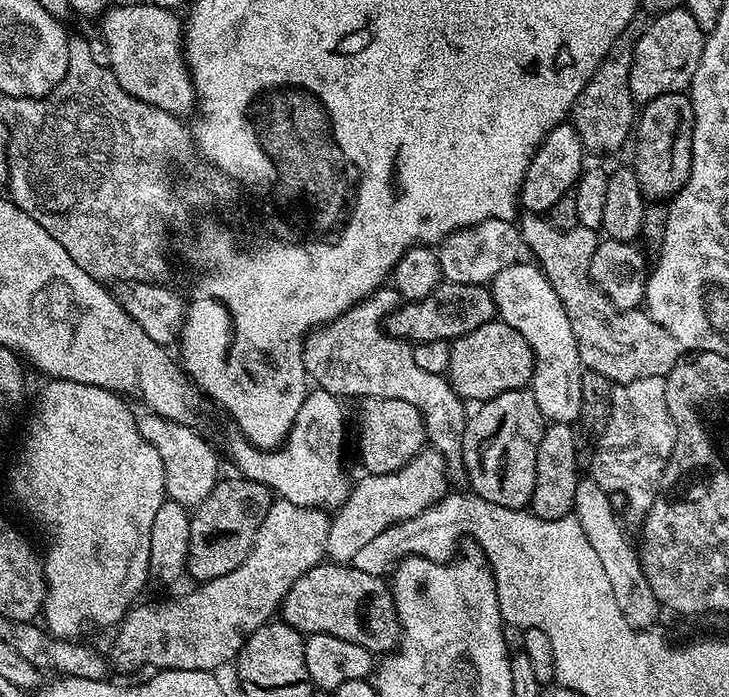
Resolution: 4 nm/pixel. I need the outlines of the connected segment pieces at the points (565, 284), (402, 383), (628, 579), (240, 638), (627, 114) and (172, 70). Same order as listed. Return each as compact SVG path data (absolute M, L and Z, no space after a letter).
M524 212L519 217L518 227L523 247L536 255L535 263L552 283L565 307L583 367L602 374L613 385L634 382L638 378L667 376L682 355L678 338L674 338L670 330L658 326L647 311L623 312L616 308L590 278L590 258L594 258L598 243L597 229L579 226L556 229L551 220L535 212Z
M381 286L336 320L312 329L302 341L304 371L317 389L341 398L373 396L410 402L424 416L427 443L443 454L453 477L463 477L464 456L460 451L466 423L465 401L444 376L428 374L415 364L409 341L397 340L386 331L384 323L388 315L401 303L395 288Z
M583 477L578 486L575 488L575 506L573 508L573 515L578 518L579 525L585 531L586 540L590 542L590 546L598 554L598 558L602 562L602 570L606 570L606 578L610 581L610 587L614 589L614 602L618 602L618 610L622 610L622 614L626 614L626 620L630 622L630 626L639 628L653 627L662 613L662 606L654 598L654 590L650 590L650 582L646 582L646 574L640 565L640 558L637 549L630 541L626 540L625 534L618 522L618 518L612 506L613 500L609 493L597 486L597 482L593 477Z
M273 499L262 526L258 526L254 546L250 554L246 554L242 566L230 570L230 574L222 574L222 578L197 583L190 590L190 594L185 596L173 595L172 600L160 600L157 604L137 603L129 608L118 625L120 633L112 644L111 667L116 672L136 672L149 664L152 670L181 668L216 672L223 664L231 665L240 655L248 636L277 615L290 586L294 586L294 582L298 582L298 578L302 578L306 570L325 559L328 551L326 538L329 521L330 516L325 509L303 508L289 500Z
M643 19L631 20L626 31L614 38L614 46L606 50L606 58L598 62L598 70L586 82L582 94L572 103L570 123L578 138L589 153L597 152L604 156L607 152L616 152L624 143L629 143L638 119L638 104L632 98L630 90L630 66L632 49L636 47L636 37L643 32L646 24Z
M117 4L103 13L102 36L119 84L140 101L184 118L197 105L196 88L183 51L183 23L175 11L147 4Z

